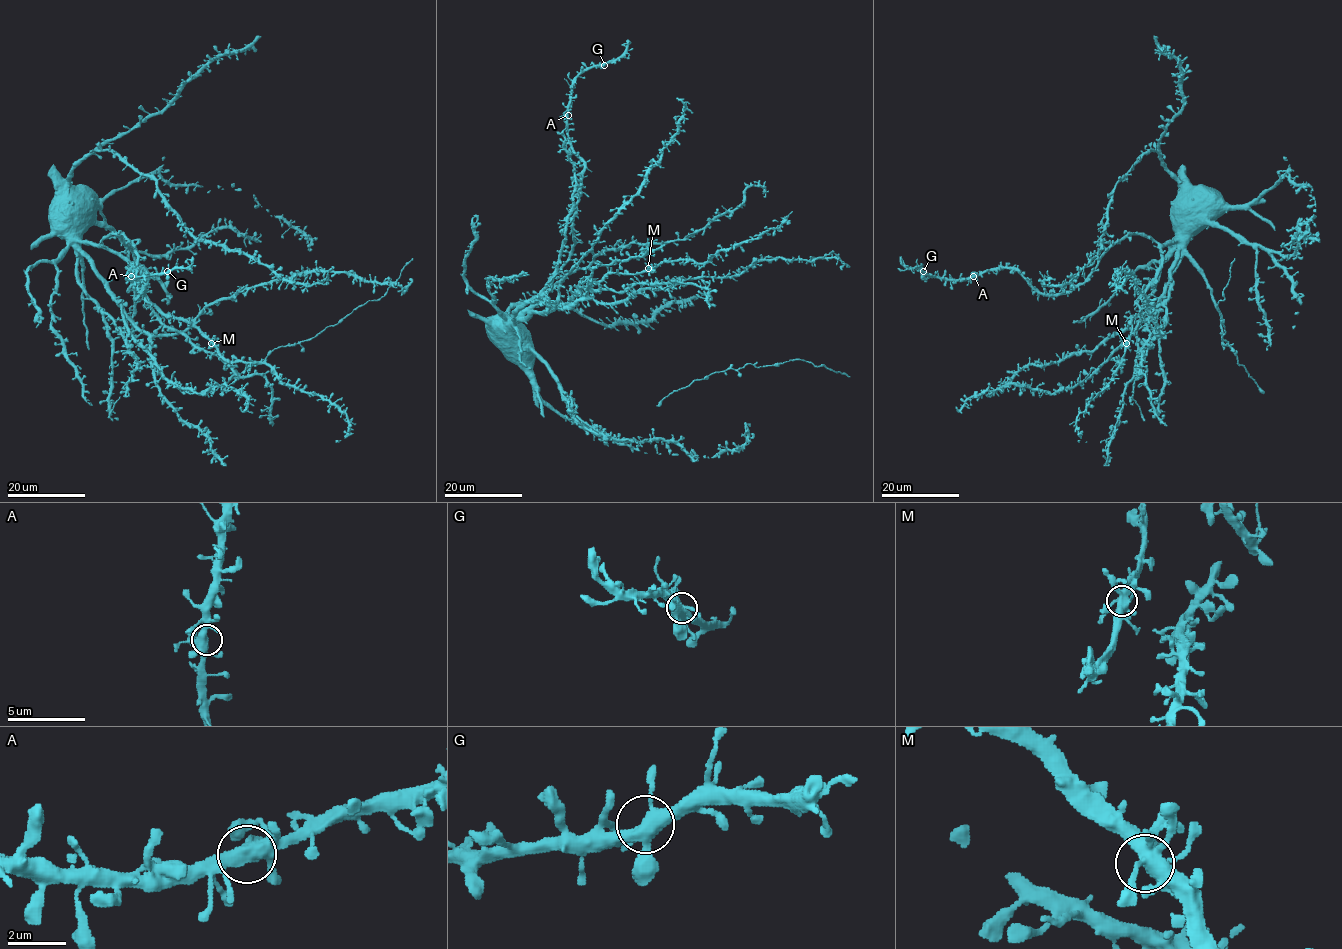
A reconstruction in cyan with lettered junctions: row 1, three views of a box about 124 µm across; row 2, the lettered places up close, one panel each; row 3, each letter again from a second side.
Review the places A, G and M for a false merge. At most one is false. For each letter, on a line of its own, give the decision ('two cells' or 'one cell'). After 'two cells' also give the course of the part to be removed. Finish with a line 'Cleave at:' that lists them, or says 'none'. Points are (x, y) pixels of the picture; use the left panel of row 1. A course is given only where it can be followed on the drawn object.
A: one cell
G: one cell
M: one cell
Cleave at: none

